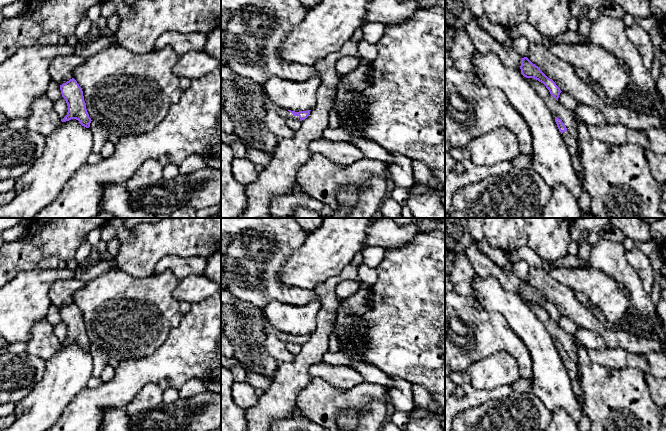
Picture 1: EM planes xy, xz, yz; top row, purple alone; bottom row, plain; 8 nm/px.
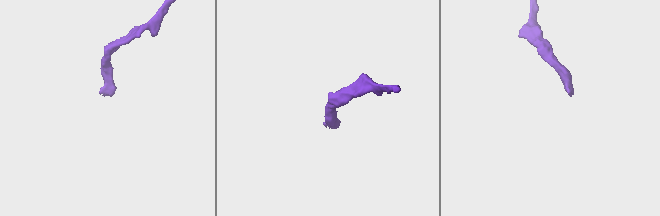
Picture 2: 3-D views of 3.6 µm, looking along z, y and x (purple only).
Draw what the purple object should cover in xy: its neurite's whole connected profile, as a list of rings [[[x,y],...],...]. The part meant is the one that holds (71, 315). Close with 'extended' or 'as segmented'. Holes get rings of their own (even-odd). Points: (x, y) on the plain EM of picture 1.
[[[74,302],[70,303],[60,309],[60,314],[68,330],[67,339],[61,345],[76,343],[82,350],[89,352],[92,344],[86,333],[82,312],[77,305]]]; as segmented

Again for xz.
[[[278,333],[278,338],[281,341],[283,341],[285,344],[295,343],[295,344],[302,345],[309,340],[310,335],[311,334],[295,336],[295,335],[291,335],[291,334]]]; extended

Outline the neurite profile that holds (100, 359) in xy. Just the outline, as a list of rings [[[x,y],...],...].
[[[91,345],[89,354],[93,360],[92,377],[100,378],[102,371],[109,365],[109,357],[96,345]]]

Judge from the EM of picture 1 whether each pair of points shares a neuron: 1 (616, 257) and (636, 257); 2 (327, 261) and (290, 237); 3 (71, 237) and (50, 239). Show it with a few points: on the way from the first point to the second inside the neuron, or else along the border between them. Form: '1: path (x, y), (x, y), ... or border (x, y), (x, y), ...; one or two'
1: border (625, 250), (625, 259), (638, 277); two
2: border (308, 233), (305, 241), (285, 260); two
3: path (66, 237), (55, 237); one

